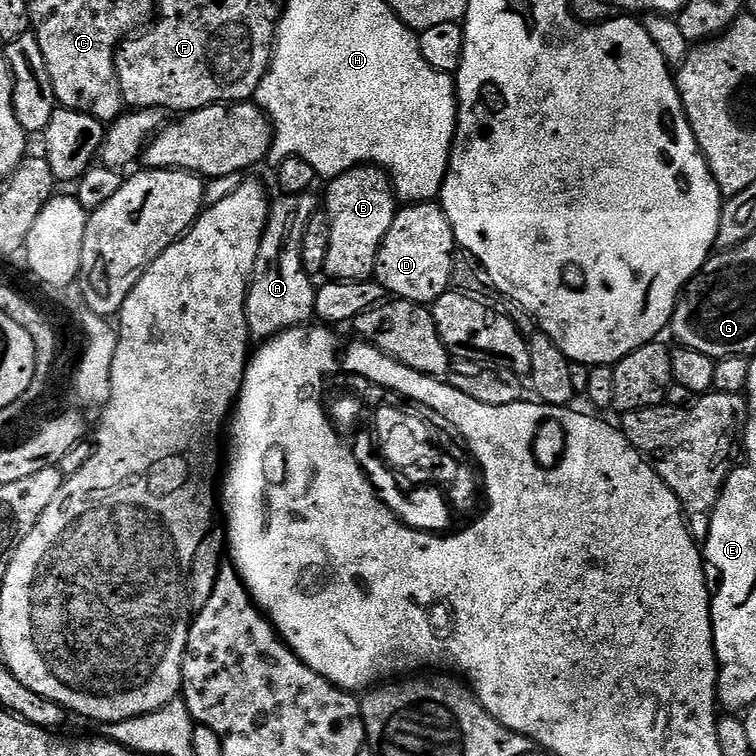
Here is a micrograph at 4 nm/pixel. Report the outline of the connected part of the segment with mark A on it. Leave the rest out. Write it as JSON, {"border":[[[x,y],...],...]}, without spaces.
{"border":[[[303,192],[297,196],[281,195],[280,200],[271,201],[266,230],[258,246],[258,262],[252,271],[252,283],[248,286],[248,301],[244,303],[248,335],[253,341],[271,340],[280,332],[307,325],[315,317],[317,285],[302,266],[302,238],[306,234],[306,226],[310,226],[310,218],[318,210],[318,200],[314,197],[312,192]]]}

